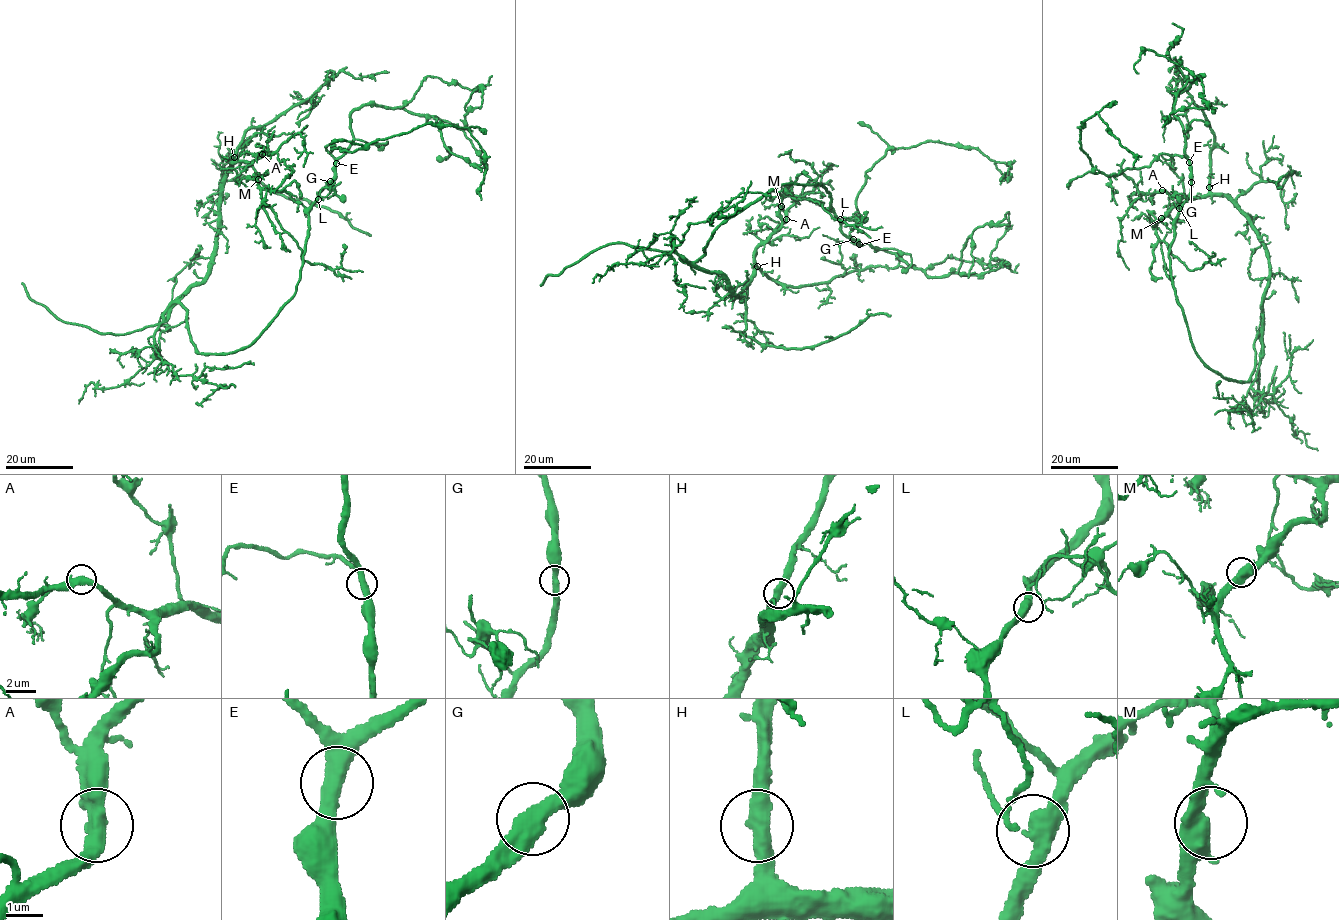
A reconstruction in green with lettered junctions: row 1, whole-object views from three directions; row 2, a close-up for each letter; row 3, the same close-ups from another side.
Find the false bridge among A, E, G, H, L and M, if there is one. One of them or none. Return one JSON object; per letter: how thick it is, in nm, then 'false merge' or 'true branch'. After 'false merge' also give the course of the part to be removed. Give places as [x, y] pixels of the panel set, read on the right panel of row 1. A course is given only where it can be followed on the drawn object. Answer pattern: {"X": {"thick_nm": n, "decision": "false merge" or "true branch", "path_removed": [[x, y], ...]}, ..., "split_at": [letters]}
{"A": {"thick_nm": 420, "decision": "true branch"}, "E": {"thick_nm": 440, "decision": "true branch"}, "G": {"thick_nm": 440, "decision": "true branch"}, "H": {"thick_nm": 440, "decision": "true branch"}, "L": {"thick_nm": 480, "decision": "true branch"}, "M": {"thick_nm": 480, "decision": "true branch"}, "split_at": []}

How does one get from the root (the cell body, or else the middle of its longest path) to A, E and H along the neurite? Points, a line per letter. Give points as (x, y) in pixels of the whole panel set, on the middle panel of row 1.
A: (768, 193), (723, 221), (695, 264), (720, 274), (737, 298), (751, 279), (755, 250), (786, 219)
E: (768, 193), (786, 183), (820, 184), (829, 194), (831, 209), (840, 229), (859, 244)
H: (768, 193), (723, 221), (704, 255), (694, 263), (720, 274), (736, 298), (751, 279), (753, 268), (757, 266)

